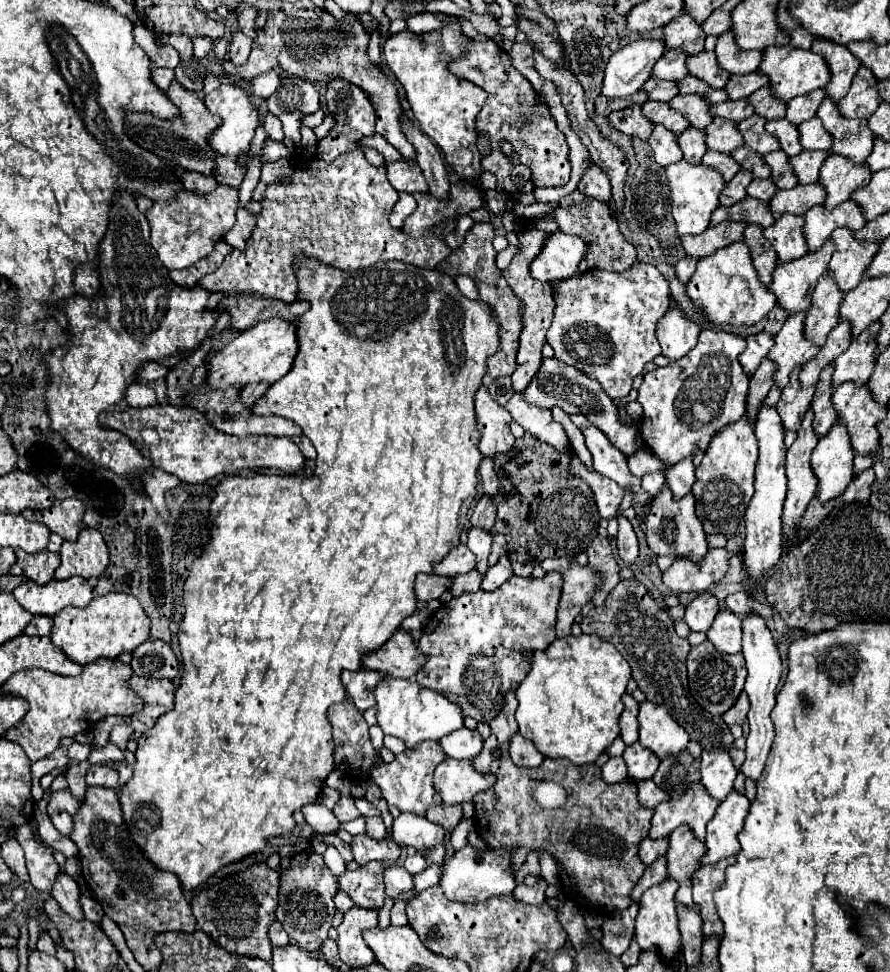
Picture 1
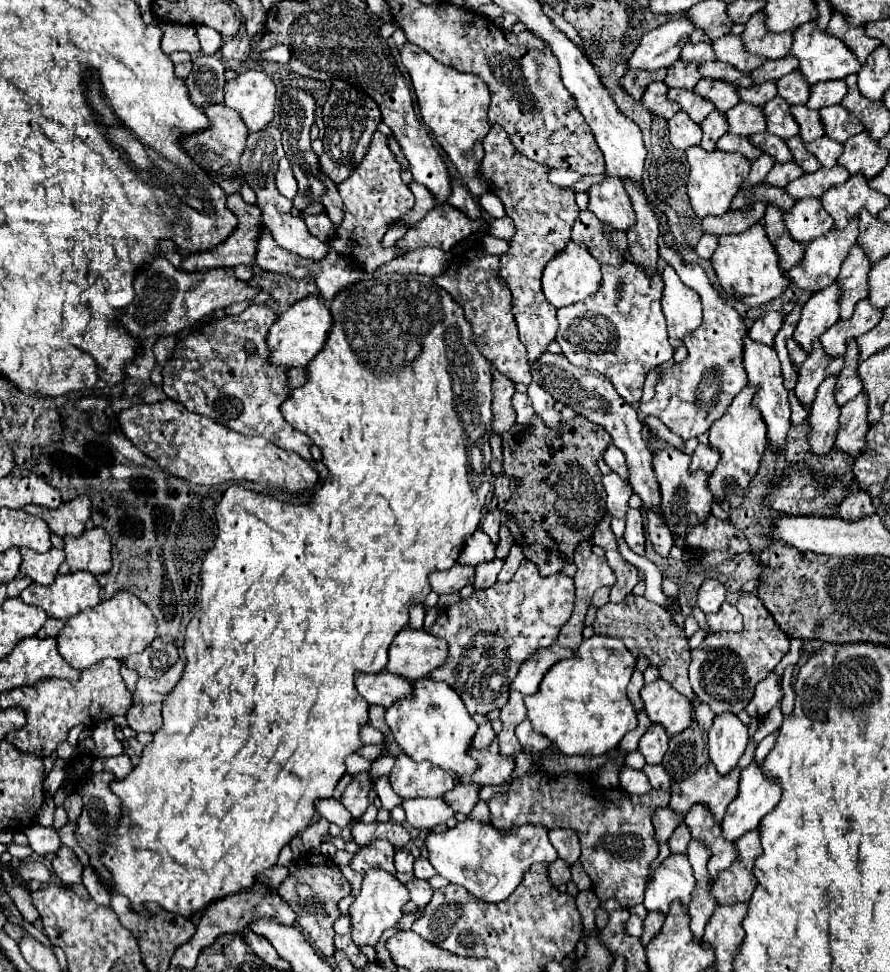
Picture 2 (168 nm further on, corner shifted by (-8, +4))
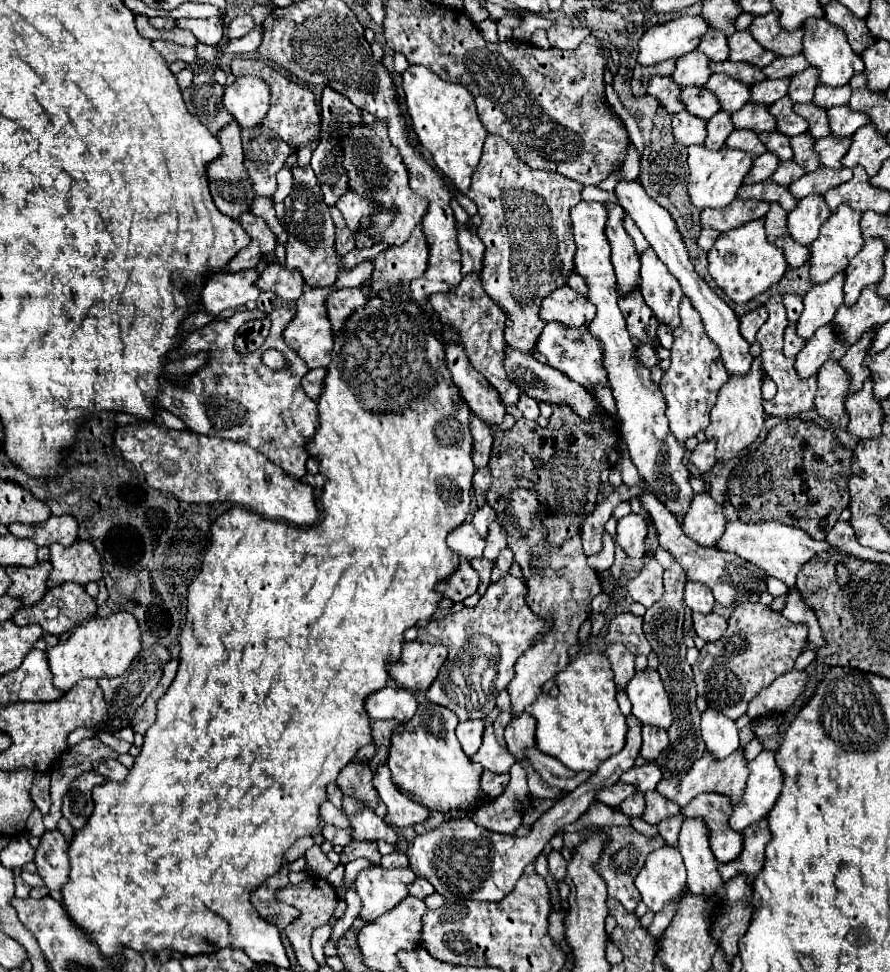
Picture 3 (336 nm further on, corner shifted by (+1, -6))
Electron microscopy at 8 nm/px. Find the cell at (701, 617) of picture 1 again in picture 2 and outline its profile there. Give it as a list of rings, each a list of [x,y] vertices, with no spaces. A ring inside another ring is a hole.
[[[704,580],[704,584],[698,590],[698,606],[704,614],[718,612],[726,596],[726,588],[718,580]]]

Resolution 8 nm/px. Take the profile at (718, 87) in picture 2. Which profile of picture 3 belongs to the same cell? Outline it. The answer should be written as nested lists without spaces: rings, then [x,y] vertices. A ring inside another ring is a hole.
[[[711,74],[705,88],[717,96],[721,110],[727,114],[737,112],[741,106],[745,106],[749,102],[749,88],[739,86],[737,80],[729,78],[725,74]]]

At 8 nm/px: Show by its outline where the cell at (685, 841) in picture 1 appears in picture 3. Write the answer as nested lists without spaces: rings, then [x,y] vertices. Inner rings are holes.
[[[701,794],[683,808],[685,820],[701,820],[707,826],[711,852],[715,854],[719,864],[731,862],[741,852],[741,834],[729,830],[727,818],[733,806],[729,806],[729,798],[721,798],[721,794]]]

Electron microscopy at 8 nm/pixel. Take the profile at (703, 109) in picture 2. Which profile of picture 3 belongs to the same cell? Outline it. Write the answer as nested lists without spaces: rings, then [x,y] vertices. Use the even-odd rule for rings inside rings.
[[[687,86],[681,90],[681,102],[685,104],[685,110],[689,110],[693,116],[701,120],[709,120],[715,112],[719,112],[717,98],[709,94],[709,90],[699,86]]]

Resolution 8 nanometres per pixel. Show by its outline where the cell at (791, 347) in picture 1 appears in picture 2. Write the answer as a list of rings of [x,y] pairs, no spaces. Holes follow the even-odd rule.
[[[834,282],[830,288],[824,288],[822,292],[814,292],[814,296],[802,306],[800,322],[794,332],[794,340],[810,352],[814,338],[822,336],[840,316],[838,316],[838,284]]]

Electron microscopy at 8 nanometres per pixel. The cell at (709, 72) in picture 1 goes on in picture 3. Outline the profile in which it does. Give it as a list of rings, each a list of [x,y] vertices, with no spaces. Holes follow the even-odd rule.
[[[745,30],[745,32],[735,32],[729,38],[729,58],[727,60],[745,62],[745,64],[751,64],[755,68],[763,68],[775,60],[775,54],[769,54],[769,50],[761,48],[753,40],[749,30]]]

